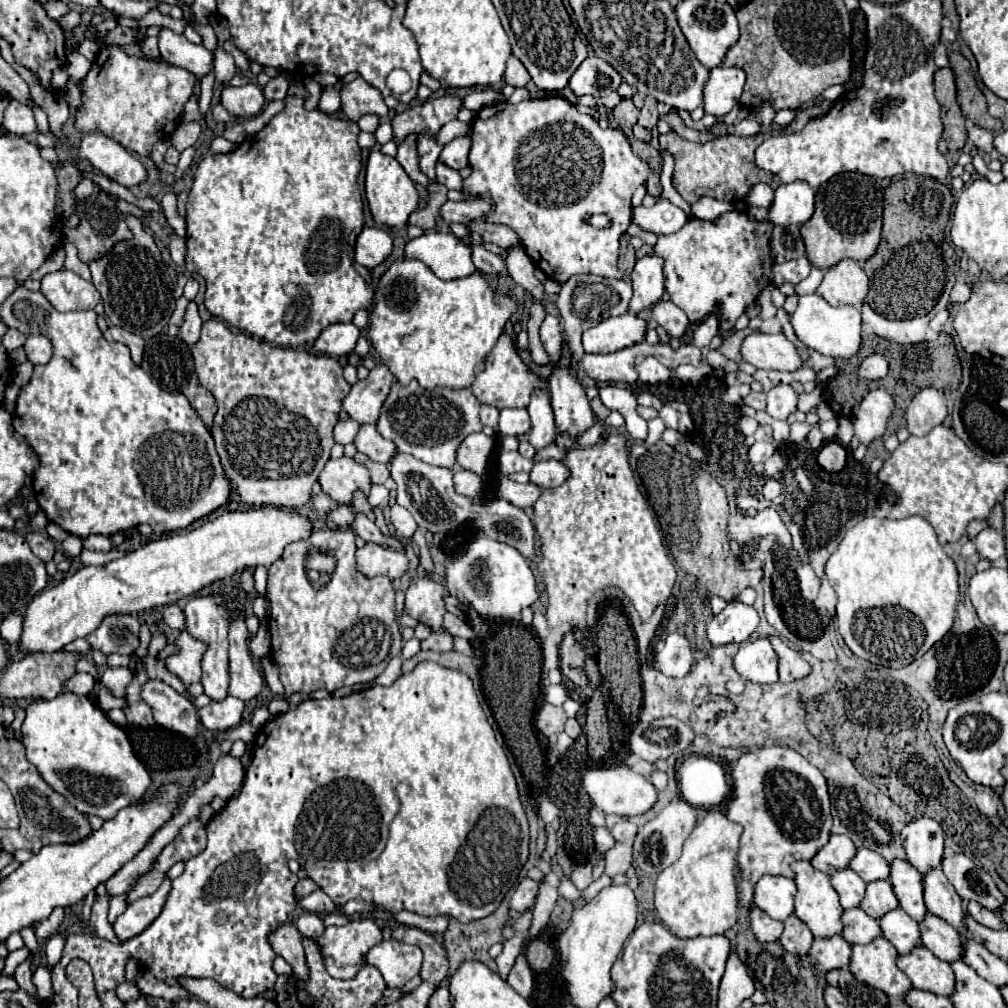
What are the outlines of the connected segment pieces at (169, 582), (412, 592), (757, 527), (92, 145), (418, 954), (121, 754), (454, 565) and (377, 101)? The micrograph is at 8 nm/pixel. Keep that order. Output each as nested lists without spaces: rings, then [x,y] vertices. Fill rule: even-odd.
[[[261,506],[247,512],[225,512],[189,532],[153,540],[105,566],[85,566],[83,572],[75,572],[33,598],[23,618],[19,652],[59,652],[73,640],[97,630],[105,616],[133,614],[173,604],[243,568],[269,568],[287,544],[299,542],[309,534],[311,522],[307,518],[281,508]]]
[[[419,576],[413,580],[413,584],[409,584],[405,610],[409,616],[417,618],[437,632],[441,630],[443,616],[447,612],[445,596],[447,588],[443,588],[443,584],[435,582],[431,576]]]
[[[737,492],[735,497],[728,497],[729,510],[731,510],[731,518],[729,518],[731,538],[737,544],[747,544],[753,538],[773,534],[780,544],[789,549],[792,546],[791,535],[785,524],[783,524],[781,516],[777,514],[777,510],[767,508],[767,510],[759,512],[757,516],[743,516],[737,508],[736,498],[739,495],[740,492]]]
[[[101,132],[83,134],[79,146],[75,148],[75,156],[79,162],[87,162],[93,170],[127,188],[143,182],[147,176],[143,164],[137,158],[133,158],[123,146]]]
[[[383,940],[367,952],[367,964],[381,970],[387,988],[399,988],[419,974],[423,952],[399,940]]]
[[[65,692],[53,700],[37,700],[27,706],[27,718],[21,726],[21,742],[27,748],[27,760],[41,772],[45,782],[59,794],[63,794],[79,812],[87,816],[101,816],[111,820],[119,810],[145,800],[153,792],[153,780],[145,766],[135,758],[127,734],[115,726],[106,713],[93,704],[87,696]]]
[[[477,536],[473,542],[465,546],[461,554],[455,554],[447,562],[447,588],[453,592],[463,604],[479,612],[487,618],[505,618],[505,620],[521,620],[521,608],[531,606],[537,600],[537,584],[531,572],[529,562],[509,544],[501,544],[489,536]]]
[[[355,78],[351,84],[341,88],[341,100],[343,100],[343,116],[347,116],[349,120],[359,120],[365,114],[375,114],[383,118],[389,112],[381,92],[369,88],[369,84],[365,84],[365,80],[361,78]]]

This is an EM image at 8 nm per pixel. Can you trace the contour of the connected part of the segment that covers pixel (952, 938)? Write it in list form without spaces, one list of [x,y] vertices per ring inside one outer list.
[[[927,912],[919,922],[921,944],[929,948],[937,958],[953,962],[961,958],[961,934],[943,918]]]

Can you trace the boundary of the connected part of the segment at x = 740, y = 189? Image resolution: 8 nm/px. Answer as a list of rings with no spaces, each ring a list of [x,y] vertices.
[[[671,132],[667,134],[667,146],[661,146],[663,150],[671,152],[675,160],[675,172],[673,172],[673,186],[675,190],[687,200],[687,202],[697,202],[703,196],[715,198],[715,200],[725,200],[725,202],[739,202],[747,196],[753,184],[757,182],[767,182],[771,184],[773,174],[763,172],[757,168],[753,156],[757,146],[772,135],[771,132],[761,132],[757,136],[721,136],[703,144],[683,140],[679,134]]]

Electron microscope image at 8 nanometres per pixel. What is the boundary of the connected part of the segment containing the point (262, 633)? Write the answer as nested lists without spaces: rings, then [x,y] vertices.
[[[261,624],[259,632],[251,638],[251,644],[249,644],[249,650],[255,658],[261,658],[261,656],[269,656],[269,640],[271,640],[271,634],[269,634],[269,628],[267,624]]]

